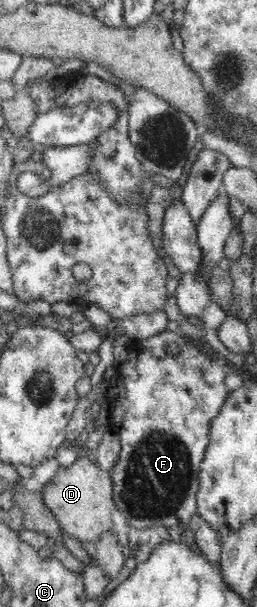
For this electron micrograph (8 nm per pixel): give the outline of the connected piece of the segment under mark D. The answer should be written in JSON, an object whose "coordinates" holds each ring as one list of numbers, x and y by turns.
{"coordinates":[[78,455,69,467,59,466,53,479,41,489,44,503,53,512,63,531,89,549,105,531,114,531,113,511,117,511,111,474,93,463,88,456]]}

